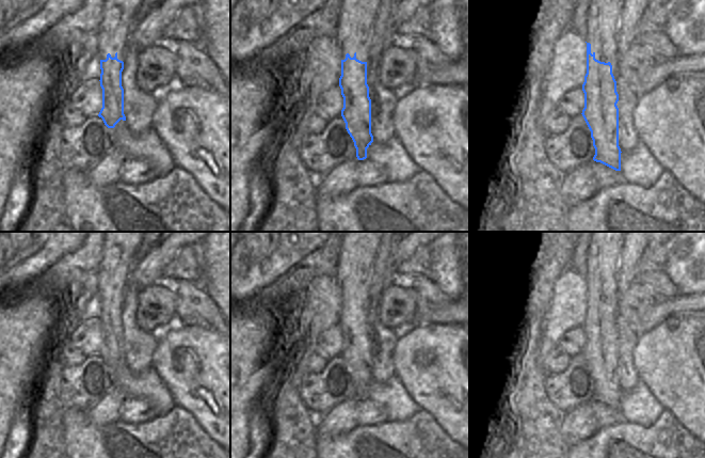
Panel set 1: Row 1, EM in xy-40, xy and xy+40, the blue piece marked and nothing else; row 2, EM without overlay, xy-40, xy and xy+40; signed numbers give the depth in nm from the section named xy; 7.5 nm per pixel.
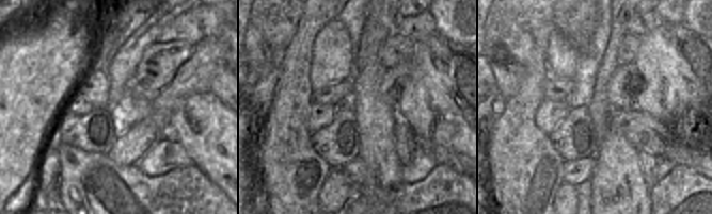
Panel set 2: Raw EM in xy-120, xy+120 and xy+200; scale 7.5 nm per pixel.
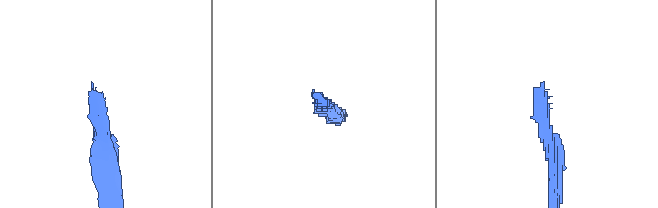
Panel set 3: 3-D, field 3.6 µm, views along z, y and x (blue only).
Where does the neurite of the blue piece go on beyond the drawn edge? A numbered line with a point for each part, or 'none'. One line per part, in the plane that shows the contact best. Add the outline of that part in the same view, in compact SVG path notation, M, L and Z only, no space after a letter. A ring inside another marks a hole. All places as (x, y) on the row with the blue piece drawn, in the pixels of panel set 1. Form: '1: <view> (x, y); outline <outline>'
1: xy+40 (601, 33); outline M591 0L587 12L587 35L584 41L591 44L591 53L595 59L612 65L616 80L619 58L616 57L616 29L612 20L621 13L623 0Z

